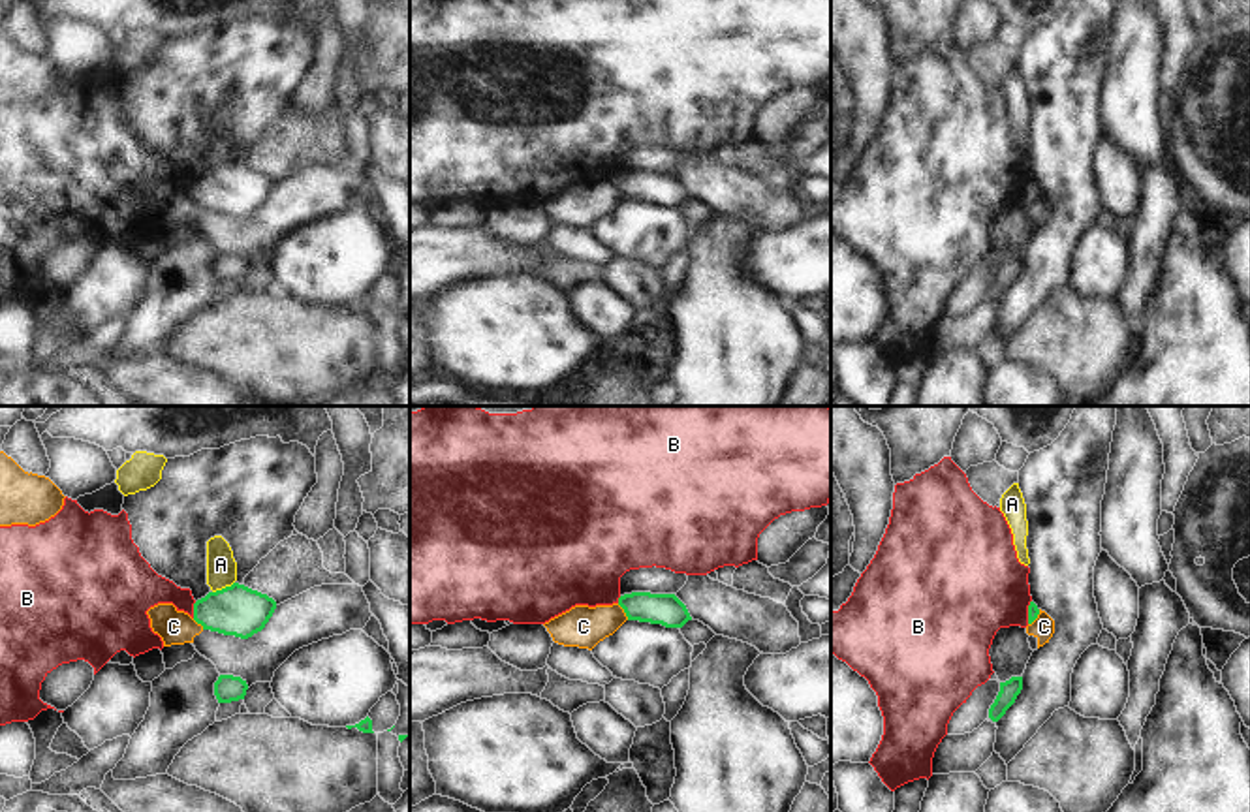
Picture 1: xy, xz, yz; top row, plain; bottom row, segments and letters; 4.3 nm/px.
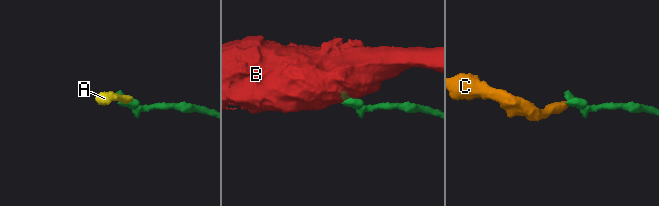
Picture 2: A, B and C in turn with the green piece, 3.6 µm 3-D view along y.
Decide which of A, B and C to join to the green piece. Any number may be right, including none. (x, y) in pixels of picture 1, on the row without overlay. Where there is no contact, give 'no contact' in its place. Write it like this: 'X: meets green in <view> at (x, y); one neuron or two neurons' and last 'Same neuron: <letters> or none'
A: meets green in xy at (222, 168); two neurons
B: meets green in xy at (194, 188); two neurons
C: meets green in xz at (624, 190); two neurons
Same neuron: none

